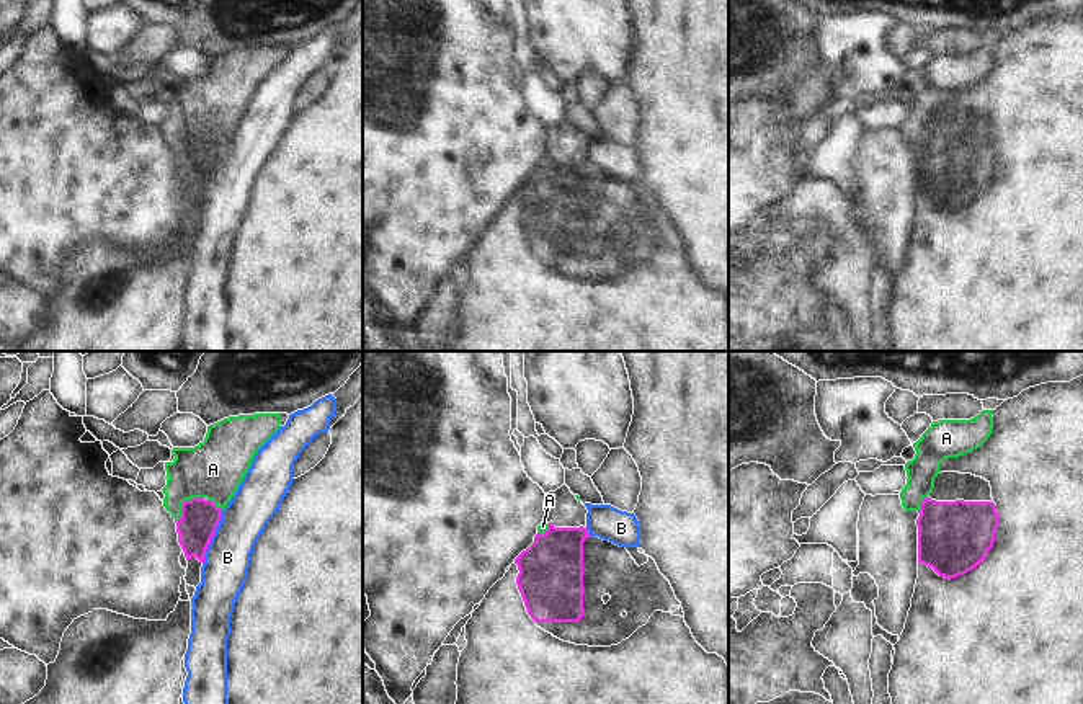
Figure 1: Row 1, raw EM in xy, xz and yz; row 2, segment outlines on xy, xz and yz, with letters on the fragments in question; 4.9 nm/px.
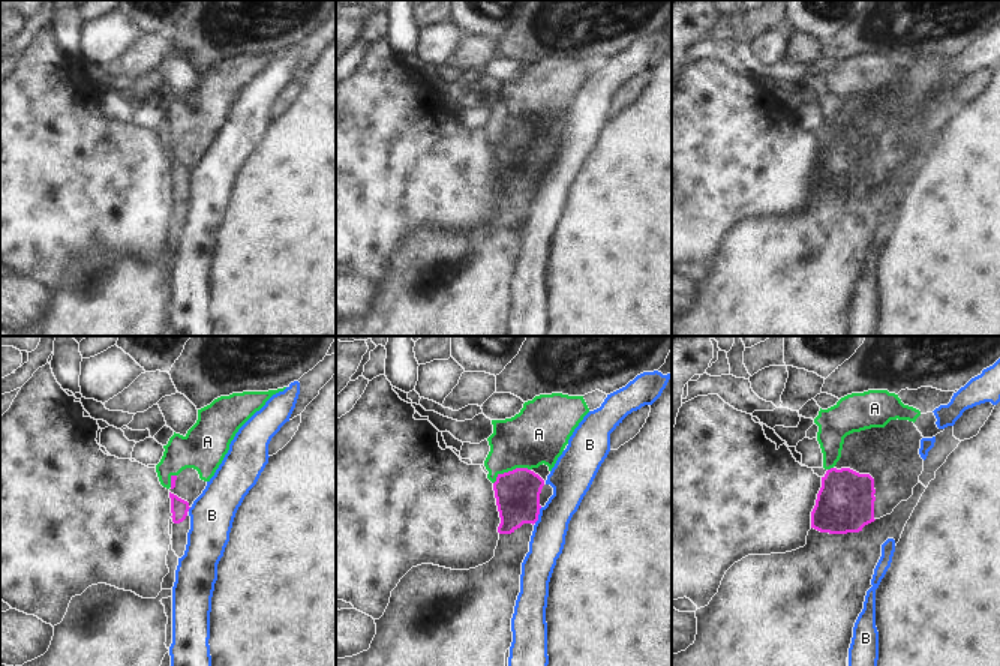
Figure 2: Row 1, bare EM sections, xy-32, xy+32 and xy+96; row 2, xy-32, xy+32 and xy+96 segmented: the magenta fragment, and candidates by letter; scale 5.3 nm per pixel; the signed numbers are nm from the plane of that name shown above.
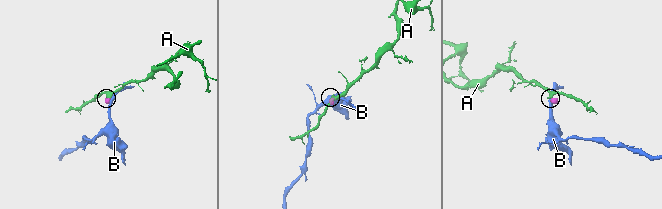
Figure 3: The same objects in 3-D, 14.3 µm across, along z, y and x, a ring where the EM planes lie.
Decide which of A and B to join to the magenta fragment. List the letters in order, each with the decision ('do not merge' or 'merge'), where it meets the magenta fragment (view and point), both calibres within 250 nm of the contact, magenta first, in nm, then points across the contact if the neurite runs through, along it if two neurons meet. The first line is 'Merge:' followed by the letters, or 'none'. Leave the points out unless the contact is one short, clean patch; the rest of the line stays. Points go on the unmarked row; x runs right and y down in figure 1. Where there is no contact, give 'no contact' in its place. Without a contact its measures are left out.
Merge: none
A: do not merge; contact xy (183, 136); calibres 190 and 280 nm; border xy (203, 131), (185, 134), (180, 141), (180, 151), (175, 154)
B: do not merge; contact xy (211, 172); calibres 190 and 220 nm; border xy (222, 144), (203, 198)

